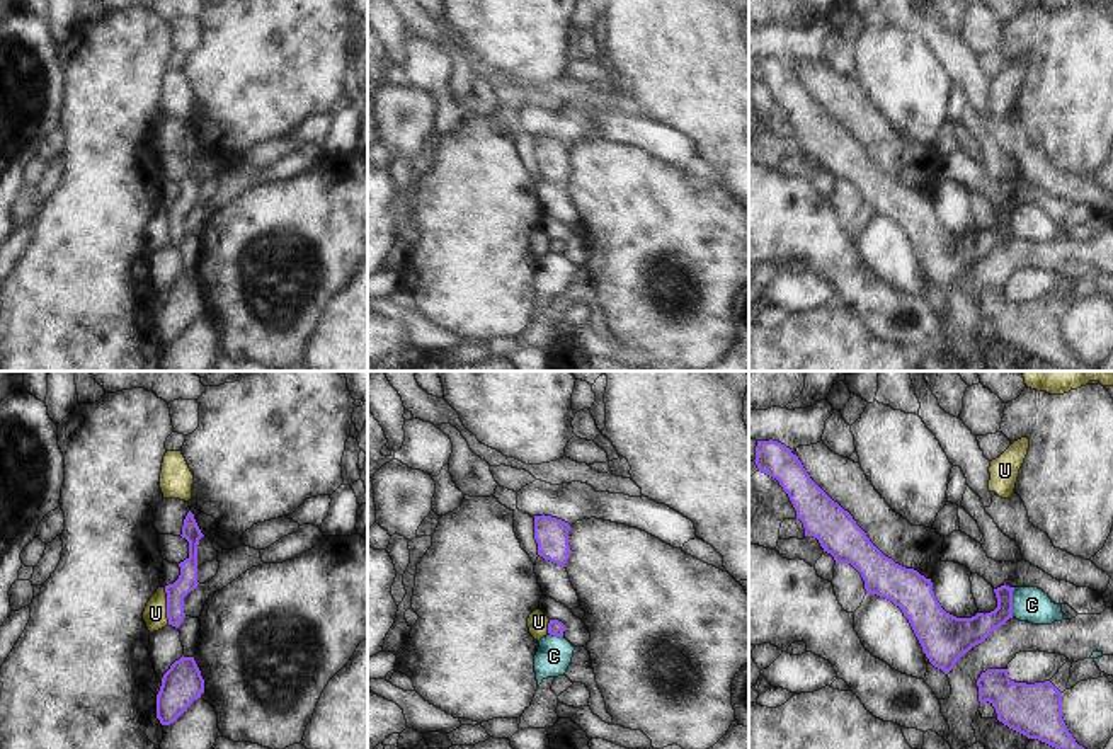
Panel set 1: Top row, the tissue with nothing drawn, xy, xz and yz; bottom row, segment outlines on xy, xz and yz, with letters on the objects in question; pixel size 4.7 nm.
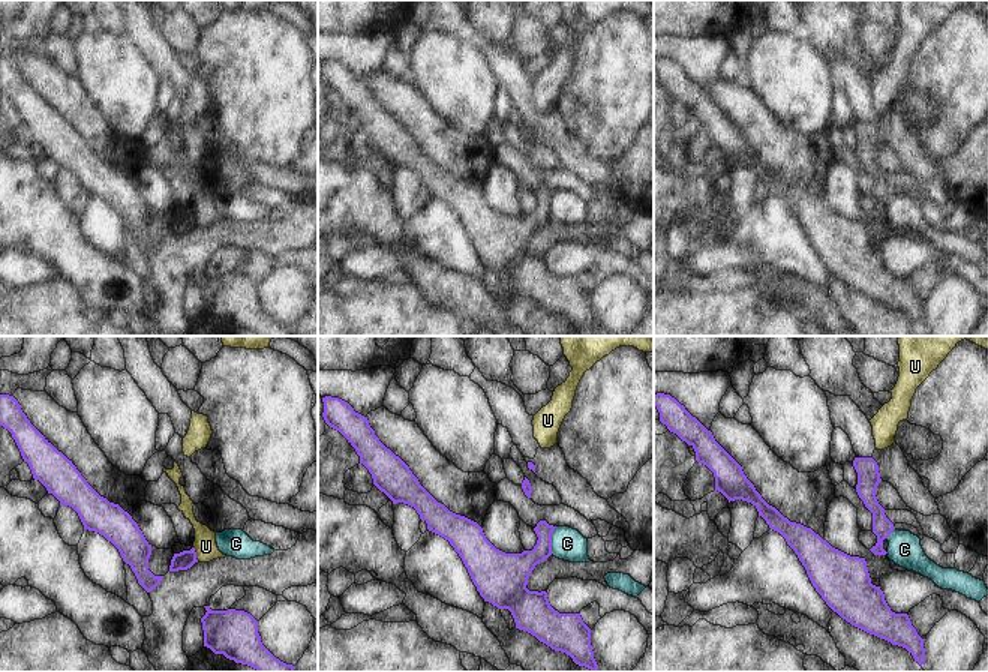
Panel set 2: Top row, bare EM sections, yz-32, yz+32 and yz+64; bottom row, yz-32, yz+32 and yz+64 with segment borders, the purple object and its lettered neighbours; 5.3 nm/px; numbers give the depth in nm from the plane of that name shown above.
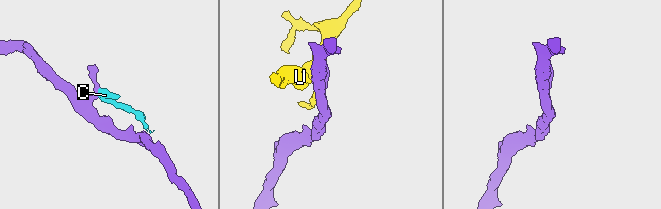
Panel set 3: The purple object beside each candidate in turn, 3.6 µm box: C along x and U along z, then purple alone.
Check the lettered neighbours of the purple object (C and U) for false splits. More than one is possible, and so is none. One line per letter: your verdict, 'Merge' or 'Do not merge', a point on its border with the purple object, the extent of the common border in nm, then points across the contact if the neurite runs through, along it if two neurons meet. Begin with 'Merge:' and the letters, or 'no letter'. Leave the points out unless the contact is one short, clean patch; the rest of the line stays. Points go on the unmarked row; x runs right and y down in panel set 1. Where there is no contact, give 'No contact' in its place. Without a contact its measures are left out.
Merge: no letter
C: Do not merge. Touches purple at yz (1011, 222). Shared border 140 nm. Boundary: yz (1015, 206), (1011, 235)
U: Do not merge. Touches purple at xy (167, 225). Shared border 180 nm. Boundary: xy (164, 206), (169, 242).

